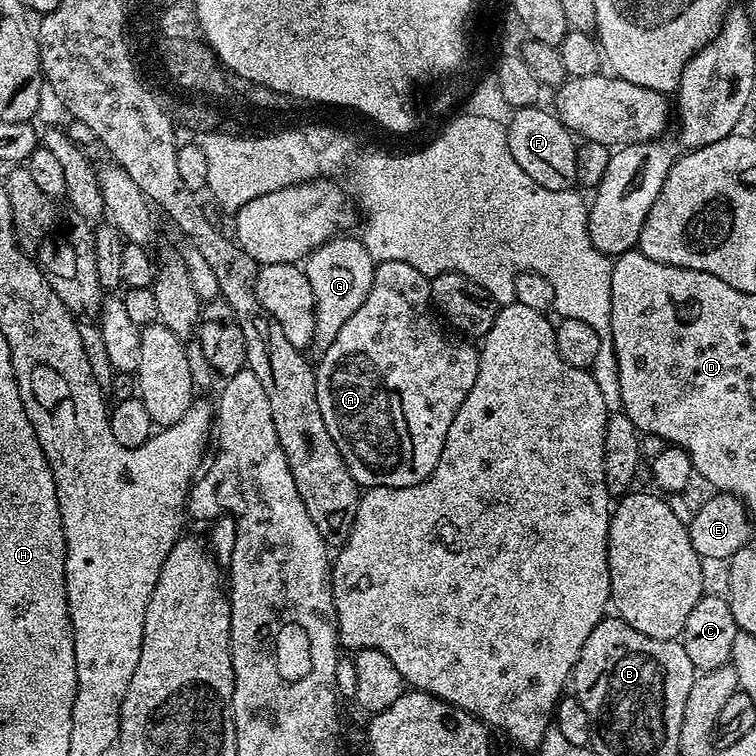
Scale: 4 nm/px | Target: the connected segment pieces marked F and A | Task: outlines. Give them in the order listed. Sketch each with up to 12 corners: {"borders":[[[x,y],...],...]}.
{"borders":[[[518,108],[514,162],[546,190],[577,187],[577,141],[555,111]],[[379,262],[315,365],[361,489],[418,486],[480,353]]]}

